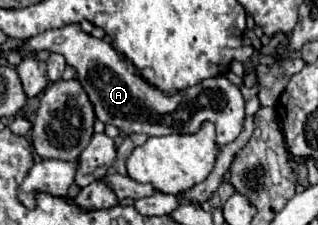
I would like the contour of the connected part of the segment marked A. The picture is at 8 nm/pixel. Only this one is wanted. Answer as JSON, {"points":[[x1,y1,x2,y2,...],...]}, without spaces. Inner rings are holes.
{"points":[[70,24,56,30,46,30,24,42,24,52,58,52,66,58,66,64,76,70,76,80,82,84,90,102,94,104,96,118,104,124,114,124,124,132,144,132,148,136,168,136,168,134,194,134,204,122,216,126,216,146,234,142,244,128,244,98,238,86,234,86,226,76,208,78,192,88,180,90,174,96,164,96,158,88,146,84,136,76,134,68,122,60,116,50,90,34,84,34,78,24]]}

